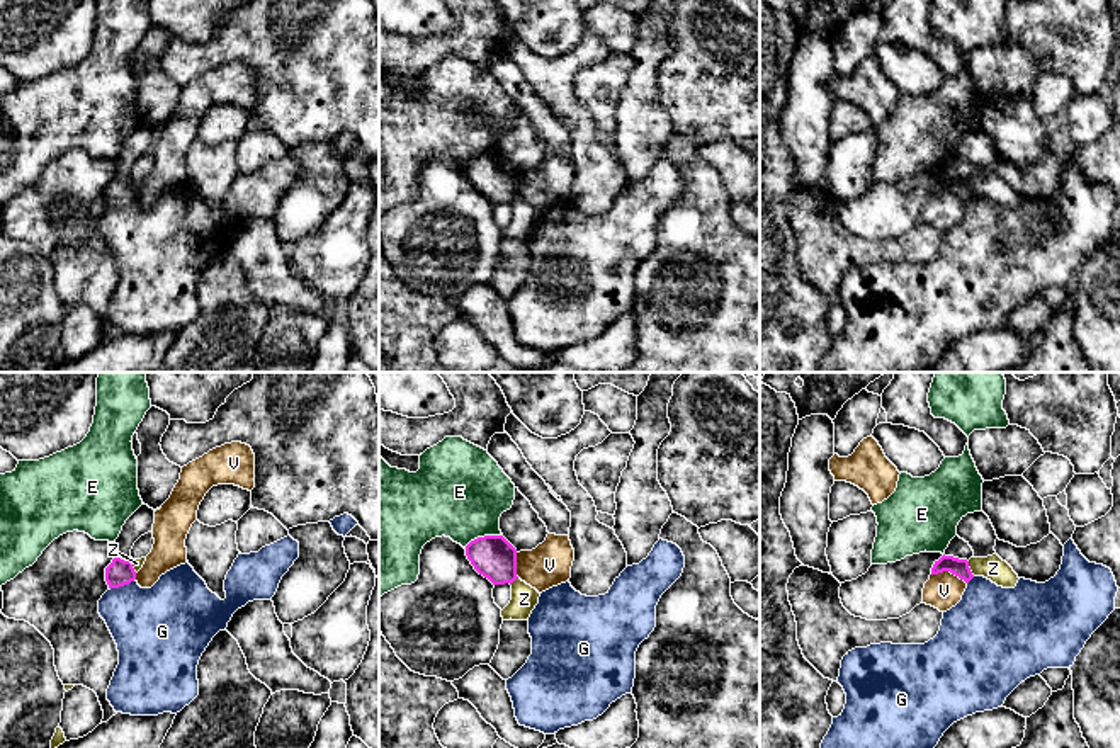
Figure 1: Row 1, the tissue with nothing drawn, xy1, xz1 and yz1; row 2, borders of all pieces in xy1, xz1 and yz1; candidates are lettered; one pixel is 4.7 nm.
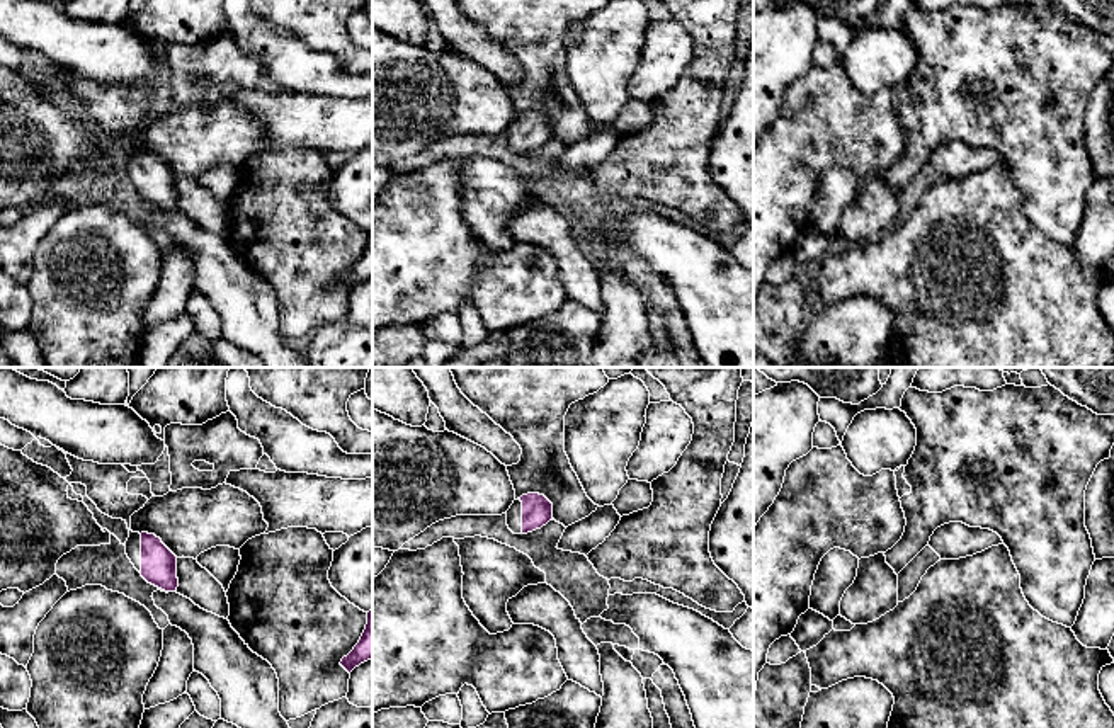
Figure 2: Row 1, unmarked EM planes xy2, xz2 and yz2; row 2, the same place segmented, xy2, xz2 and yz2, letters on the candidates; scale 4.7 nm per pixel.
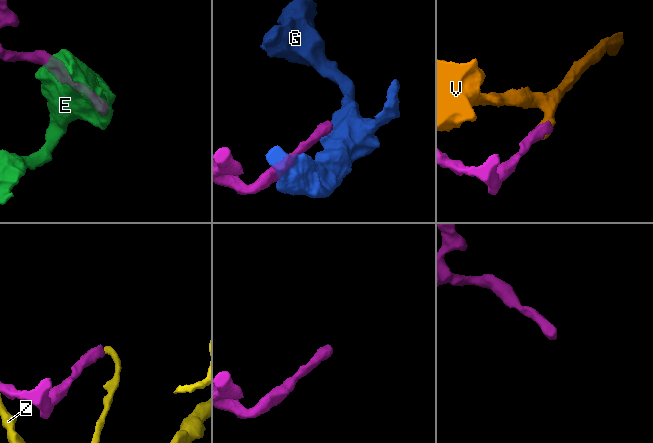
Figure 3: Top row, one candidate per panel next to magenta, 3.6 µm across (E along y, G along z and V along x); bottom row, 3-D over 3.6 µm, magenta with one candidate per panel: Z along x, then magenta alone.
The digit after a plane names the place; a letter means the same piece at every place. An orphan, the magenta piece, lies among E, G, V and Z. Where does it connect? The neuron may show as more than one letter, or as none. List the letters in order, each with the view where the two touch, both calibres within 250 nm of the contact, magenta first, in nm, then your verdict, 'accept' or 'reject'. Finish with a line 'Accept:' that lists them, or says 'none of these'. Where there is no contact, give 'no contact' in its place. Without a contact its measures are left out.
E: meets magenta in xz1; 200 nm thick on the magenta side, 440 nm on the other; reject
G: meets magenta in xy1; 120 nm thick on the magenta side, 380 nm on the other; reject
V: meets magenta in yz1; 80 nm thick on the magenta side, 170 nm on the other; reject
Z: meets magenta in yz1; 80 nm thick on the magenta side, 120 nm on the other; reject
Accept: none of these

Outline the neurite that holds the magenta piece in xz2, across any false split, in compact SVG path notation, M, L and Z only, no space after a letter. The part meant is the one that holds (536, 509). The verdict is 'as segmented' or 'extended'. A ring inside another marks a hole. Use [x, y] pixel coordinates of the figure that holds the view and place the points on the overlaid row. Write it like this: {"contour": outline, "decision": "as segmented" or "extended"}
{"contour": "M527 493L514 500L507 510L507 526L514 534L541 529L553 519L553 503L539 493Z", "decision": "extended"}

